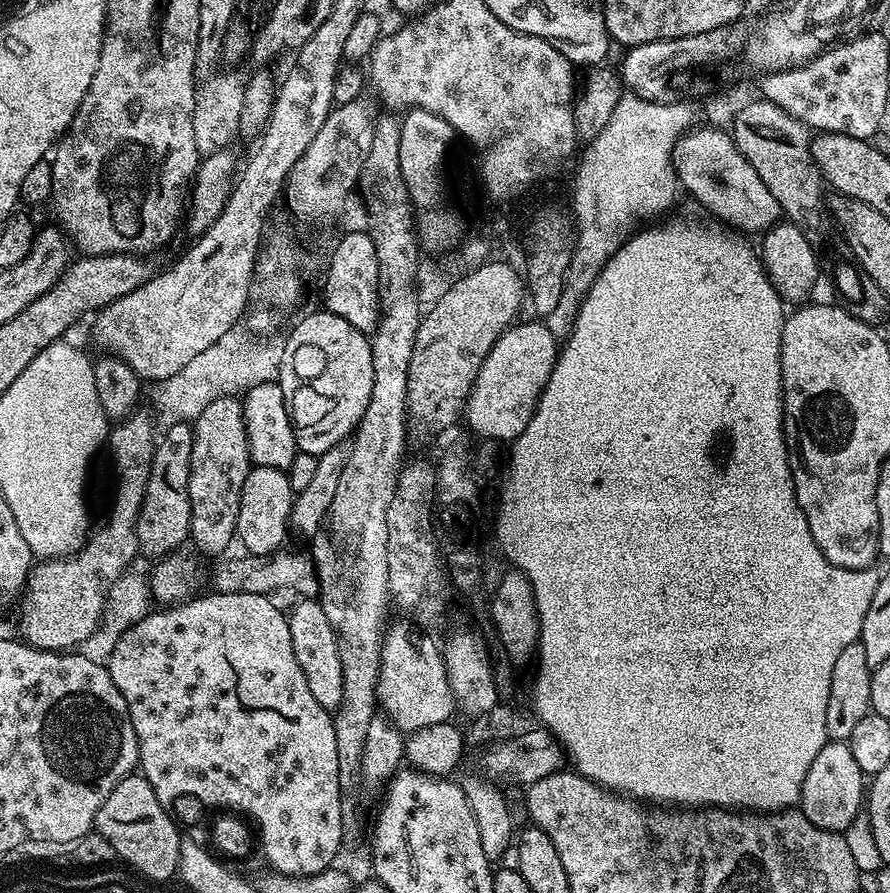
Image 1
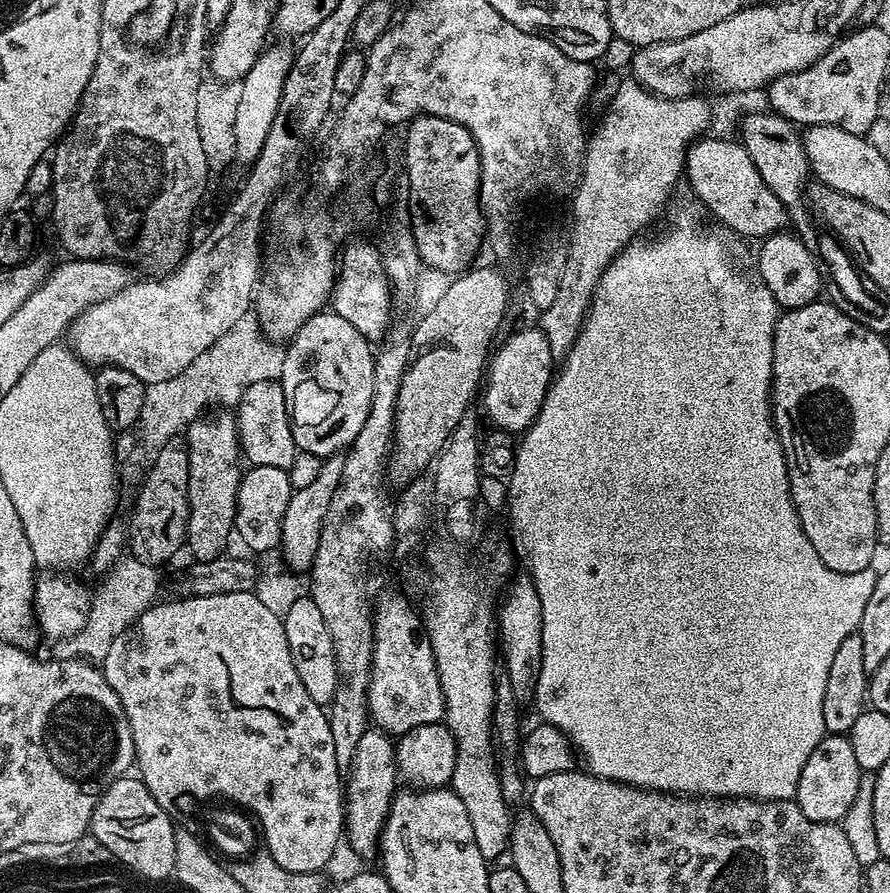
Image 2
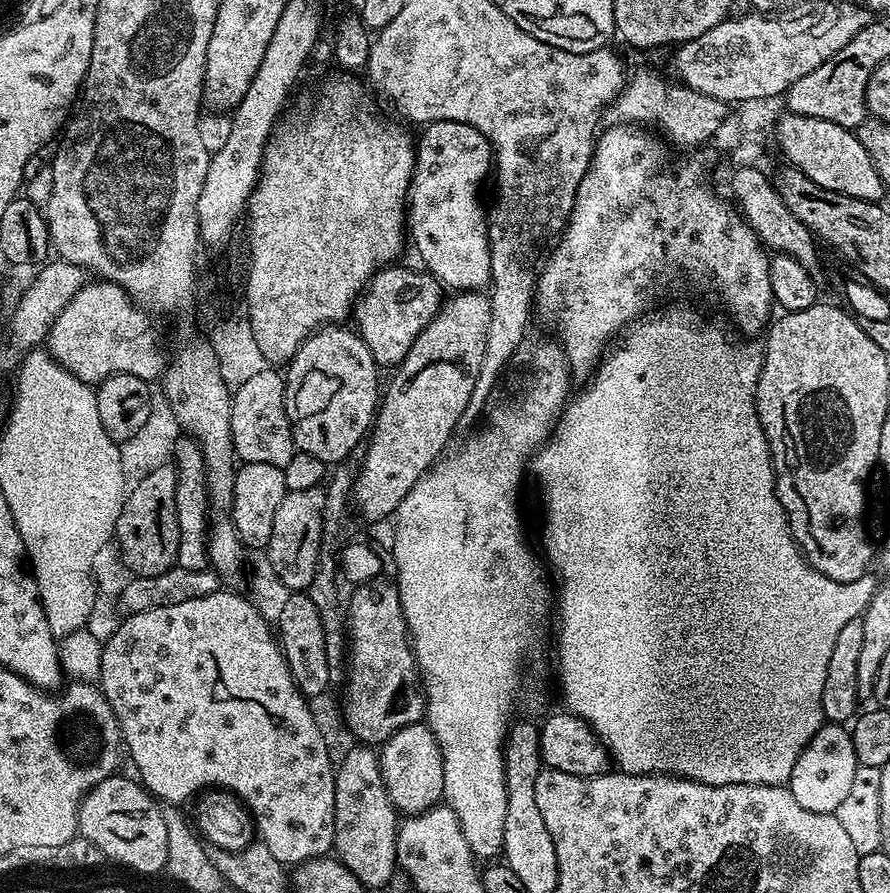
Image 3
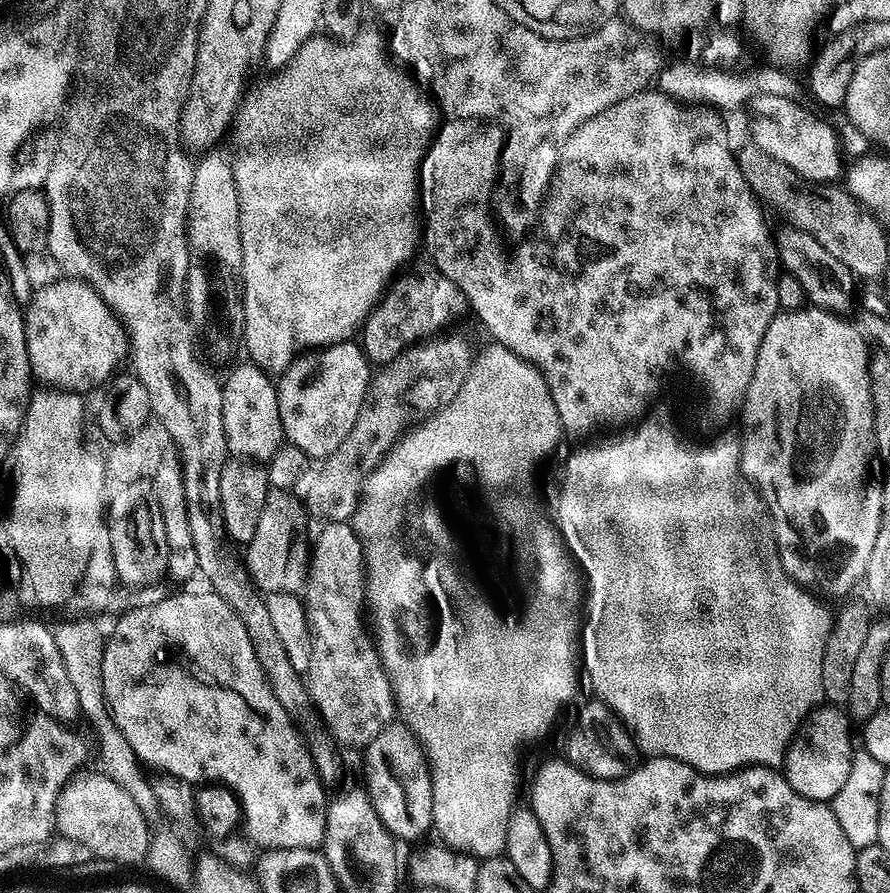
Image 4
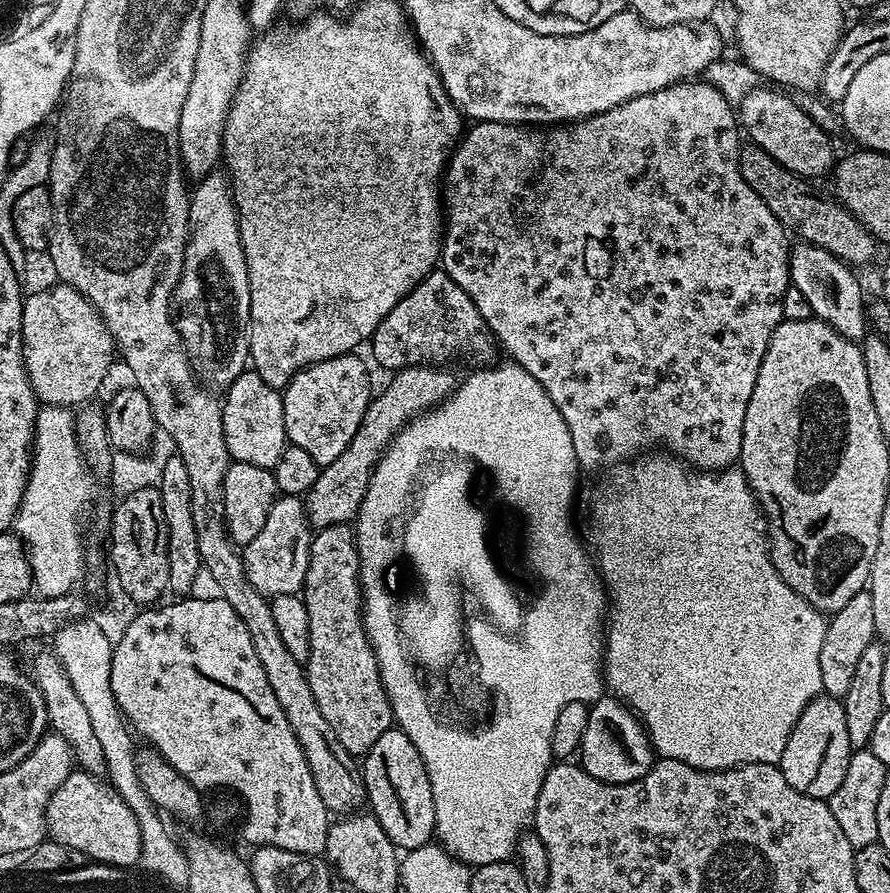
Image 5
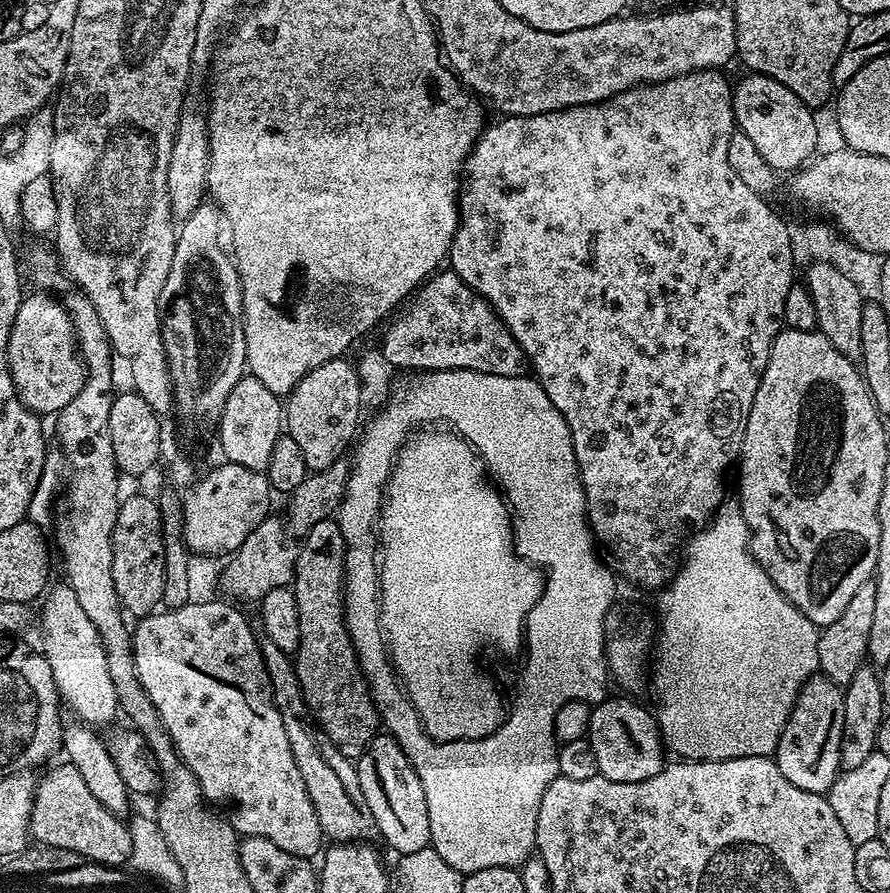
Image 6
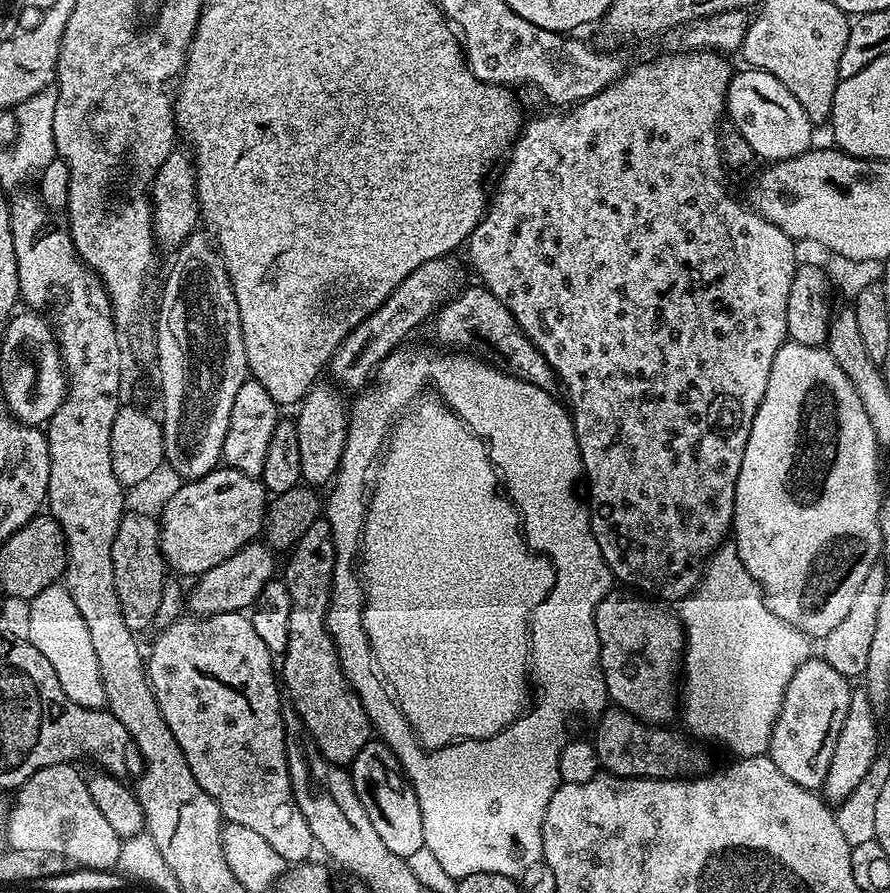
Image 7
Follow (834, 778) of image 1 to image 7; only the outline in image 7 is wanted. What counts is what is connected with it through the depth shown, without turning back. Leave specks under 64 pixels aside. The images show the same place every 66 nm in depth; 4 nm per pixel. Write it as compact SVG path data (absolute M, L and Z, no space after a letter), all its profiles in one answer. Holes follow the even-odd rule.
M822 658L808 659L802 666L798 666L794 678L790 678L767 751L774 766L778 766L778 770L782 770L790 782L798 782L798 786L803 788L823 789L826 770L830 770L830 758L834 754L834 742L838 742L838 730L842 730L842 722L846 722L846 710L850 706L853 689L848 688L848 684L849 677L838 674L838 670L834 670L834 666Z

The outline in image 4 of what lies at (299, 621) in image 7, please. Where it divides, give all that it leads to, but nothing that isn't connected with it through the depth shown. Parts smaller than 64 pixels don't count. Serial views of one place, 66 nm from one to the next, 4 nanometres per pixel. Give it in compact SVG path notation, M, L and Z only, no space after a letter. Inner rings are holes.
M328 522L323 525L324 529L320 533L315 533L314 543L311 545L312 559L308 561L308 582L302 589L302 599L308 609L308 624L312 627L312 657L310 666L312 667L310 675L307 677L308 692L312 696L312 703L322 721L323 727L327 729L337 745L348 748L357 748L363 750L387 724L393 723L398 709L395 699L392 695L392 683L388 680L388 674L384 670L384 663L380 660L380 652L376 648L376 641L373 633L364 625L364 616L366 620L366 553L364 545L361 544L359 536L348 522Z

